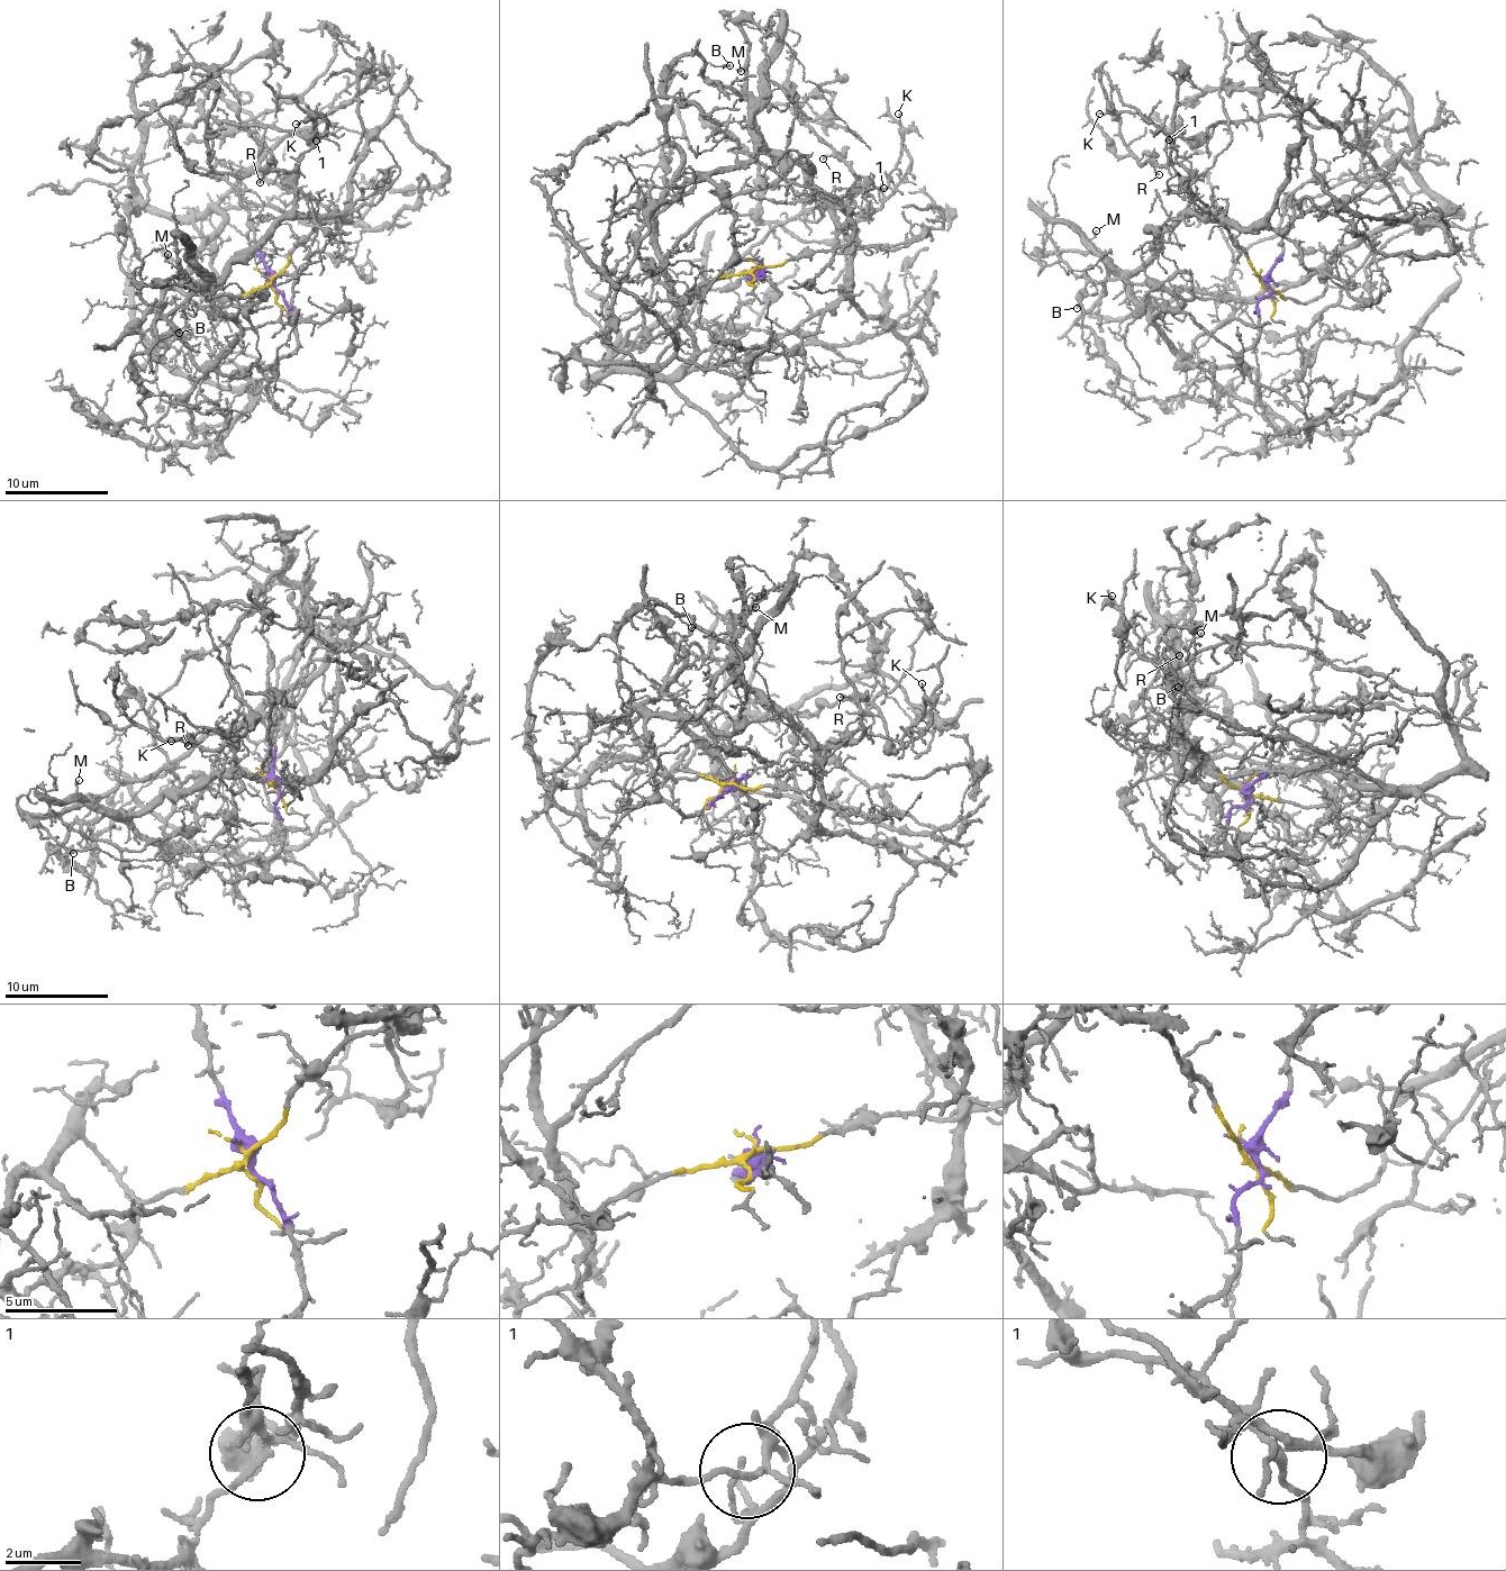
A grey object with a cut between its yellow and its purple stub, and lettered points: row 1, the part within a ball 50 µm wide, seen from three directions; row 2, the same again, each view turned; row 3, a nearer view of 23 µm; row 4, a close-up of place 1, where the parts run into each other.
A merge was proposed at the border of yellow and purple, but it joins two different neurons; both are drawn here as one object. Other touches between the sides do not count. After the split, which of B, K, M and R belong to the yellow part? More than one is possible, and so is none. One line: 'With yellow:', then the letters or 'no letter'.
With yellow: no letter

